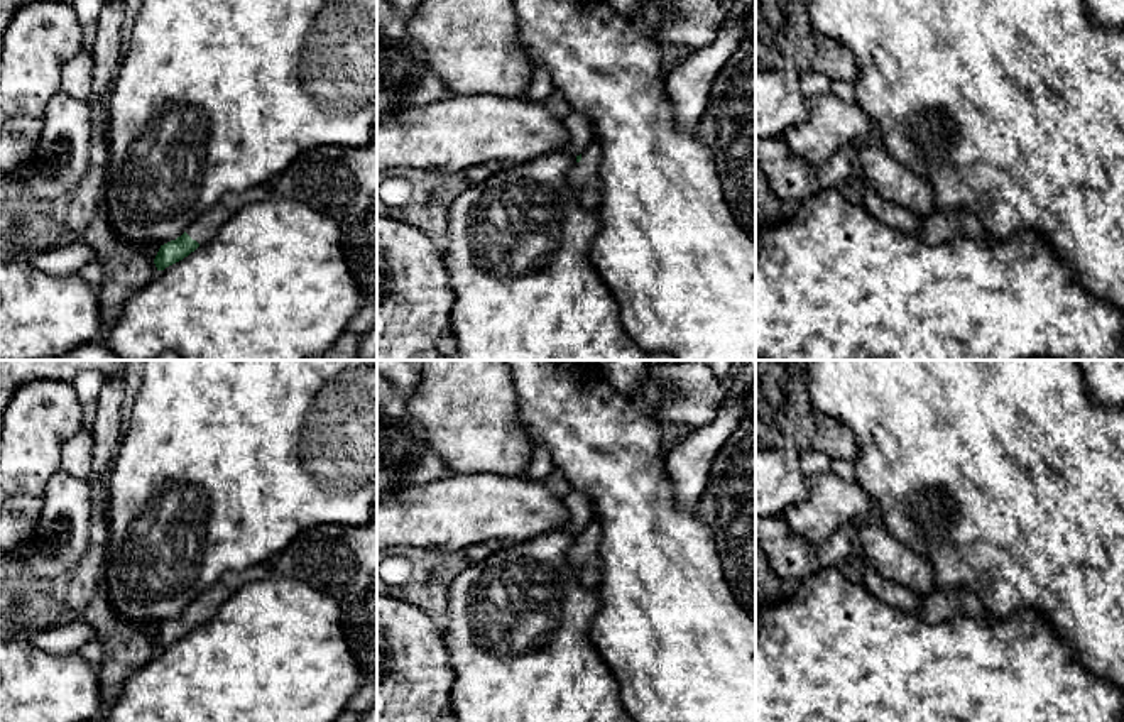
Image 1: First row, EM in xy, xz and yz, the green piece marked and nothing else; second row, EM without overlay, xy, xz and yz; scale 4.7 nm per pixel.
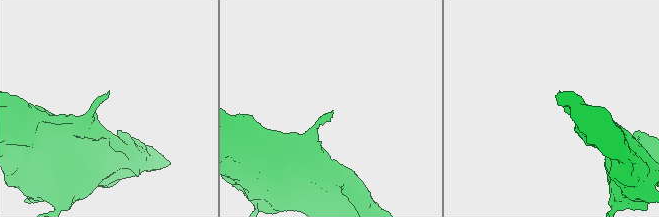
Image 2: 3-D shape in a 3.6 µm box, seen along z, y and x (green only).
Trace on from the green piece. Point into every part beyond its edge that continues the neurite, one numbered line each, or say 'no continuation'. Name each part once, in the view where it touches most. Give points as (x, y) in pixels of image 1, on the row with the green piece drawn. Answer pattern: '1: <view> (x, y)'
1: xy (203, 229)

